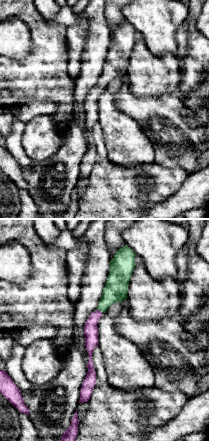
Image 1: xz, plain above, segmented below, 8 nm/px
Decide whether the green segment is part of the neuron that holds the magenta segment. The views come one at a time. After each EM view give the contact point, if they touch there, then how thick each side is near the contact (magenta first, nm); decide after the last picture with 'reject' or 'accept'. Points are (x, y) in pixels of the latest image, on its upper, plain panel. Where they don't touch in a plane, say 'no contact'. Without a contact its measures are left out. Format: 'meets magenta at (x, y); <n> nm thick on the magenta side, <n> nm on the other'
meets magenta at (100, 87); 110 nm thick on the magenta side, 190 nm on the other

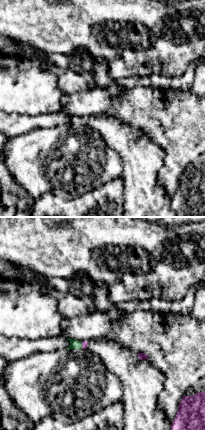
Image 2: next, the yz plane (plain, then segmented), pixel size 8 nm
meets magenta at (82, 121); 50 nm thick on the magenta side, 80 nm on the other

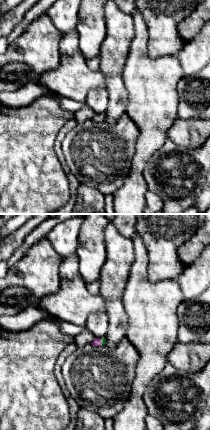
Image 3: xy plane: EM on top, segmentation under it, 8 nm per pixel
meets magenta at (100, 118); 60 nm thick on the magenta side, 50 nm on the other

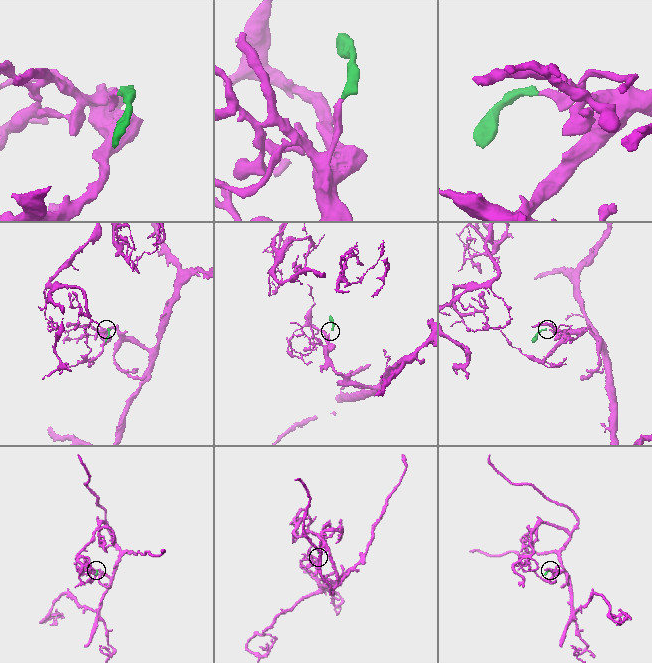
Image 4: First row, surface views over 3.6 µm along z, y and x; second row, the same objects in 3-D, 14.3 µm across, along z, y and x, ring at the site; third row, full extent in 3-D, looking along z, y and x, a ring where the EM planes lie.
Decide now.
accept

